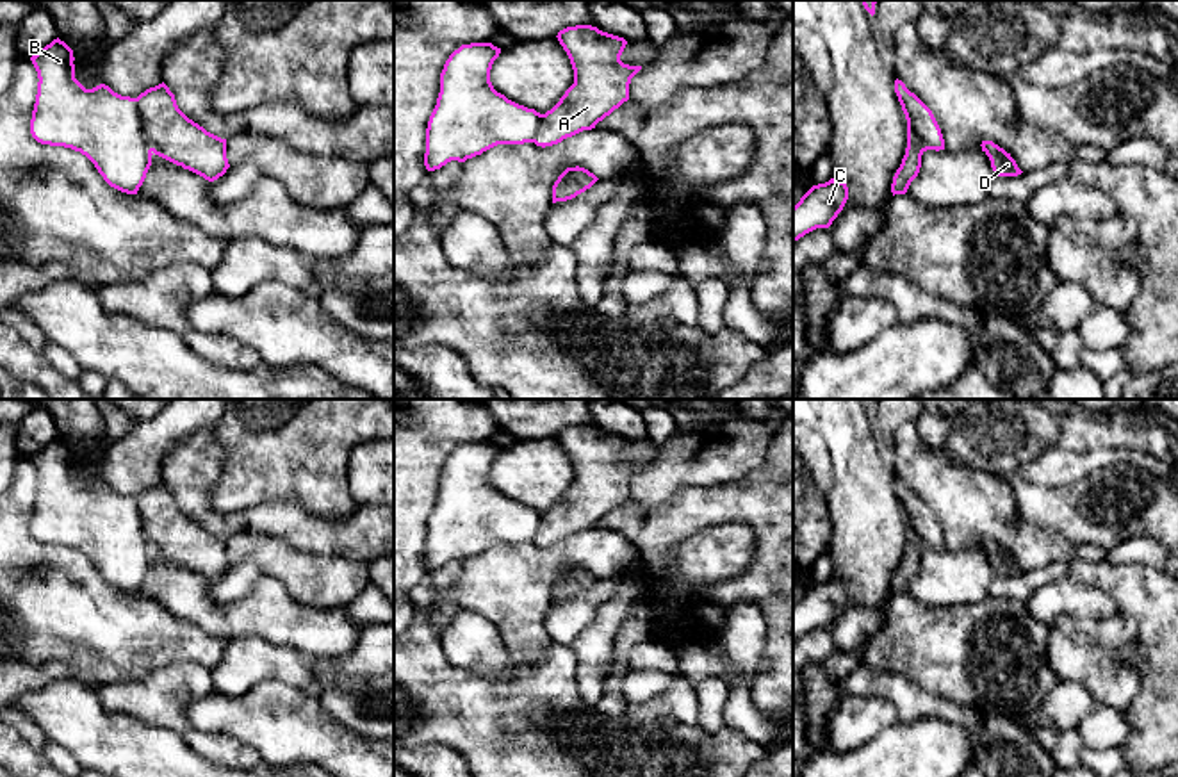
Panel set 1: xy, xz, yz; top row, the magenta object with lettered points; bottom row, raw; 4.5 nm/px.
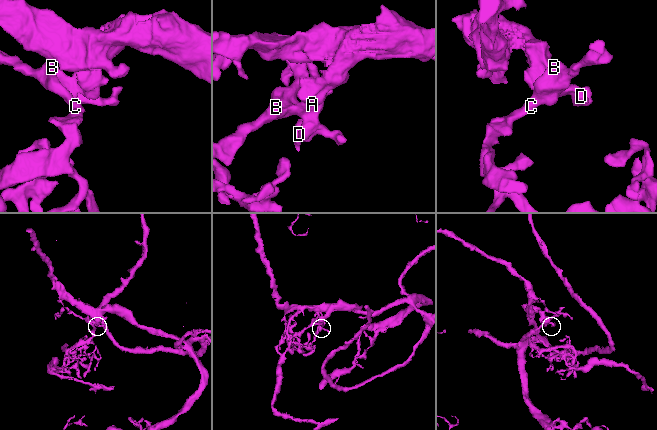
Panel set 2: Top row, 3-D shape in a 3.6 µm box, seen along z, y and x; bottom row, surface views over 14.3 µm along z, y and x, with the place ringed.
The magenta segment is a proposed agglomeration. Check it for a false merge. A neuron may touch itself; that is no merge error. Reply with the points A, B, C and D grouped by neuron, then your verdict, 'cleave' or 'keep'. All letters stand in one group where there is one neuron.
A D / B C | cleave

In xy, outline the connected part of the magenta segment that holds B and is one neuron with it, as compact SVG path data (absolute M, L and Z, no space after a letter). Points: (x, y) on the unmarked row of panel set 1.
M59 437L30 460L39 478L32 536L80 551L110 586L137 593L153 552L135 497L121 495L105 483L86 488L75 478L73 449Z

